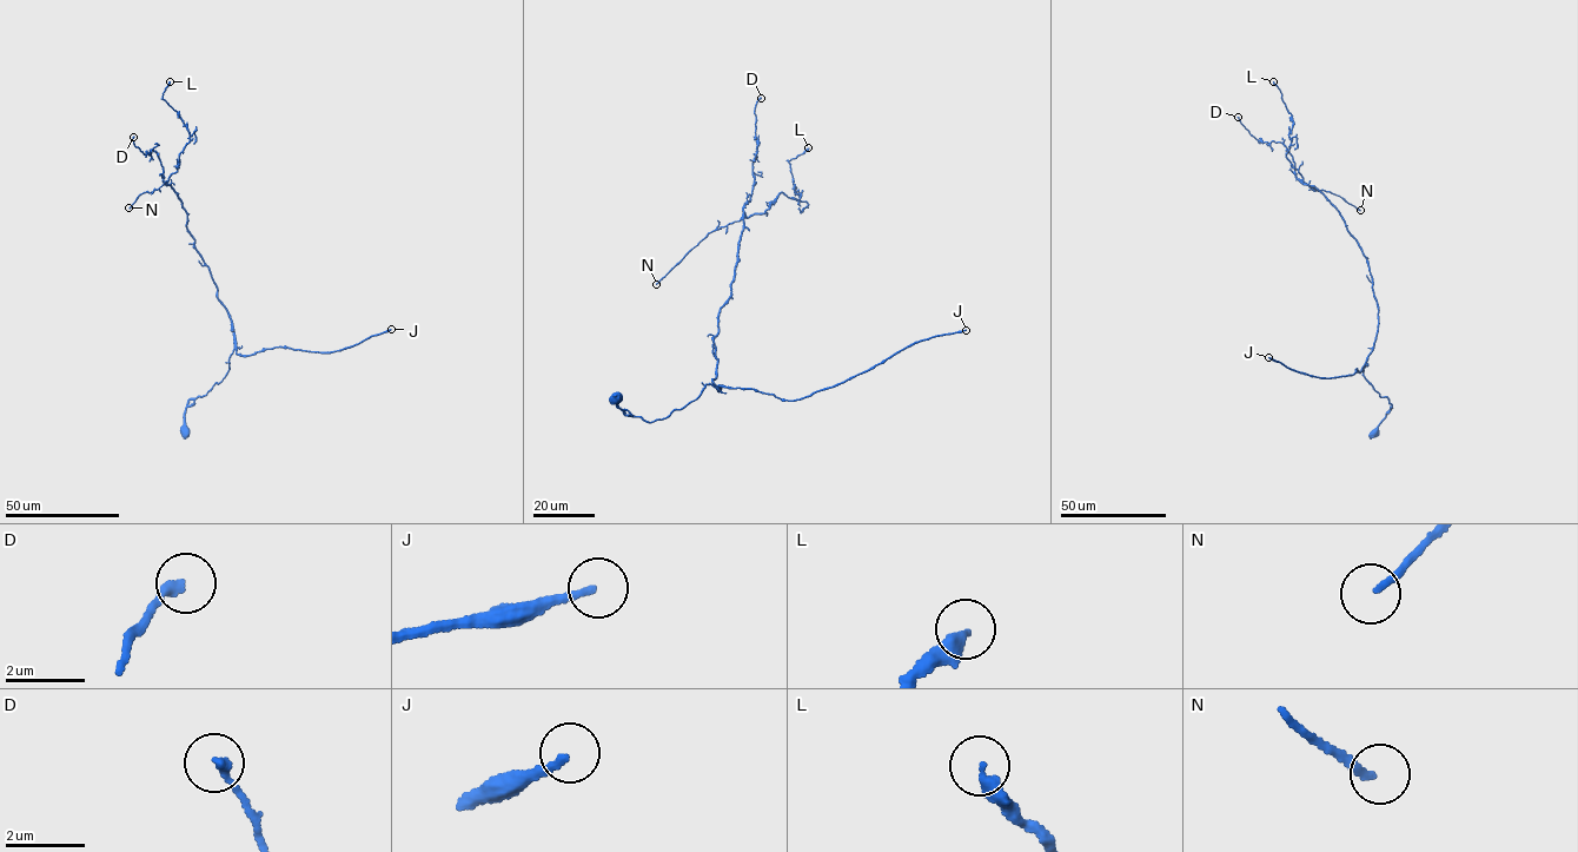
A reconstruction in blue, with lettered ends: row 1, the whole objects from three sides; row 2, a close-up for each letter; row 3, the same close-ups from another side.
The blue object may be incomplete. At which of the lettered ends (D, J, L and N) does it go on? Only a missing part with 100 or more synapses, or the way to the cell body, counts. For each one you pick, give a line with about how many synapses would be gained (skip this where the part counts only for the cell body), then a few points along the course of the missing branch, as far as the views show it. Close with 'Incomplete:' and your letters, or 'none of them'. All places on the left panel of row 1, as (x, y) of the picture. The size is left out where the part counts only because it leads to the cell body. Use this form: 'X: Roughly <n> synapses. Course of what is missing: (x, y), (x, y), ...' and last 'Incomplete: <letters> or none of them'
J: Roughly 170 synapses. Course of what is missing: (391, 329), (413, 323), (437, 303), (443, 243), (432, 236), (384, 258)
Incomplete: J

